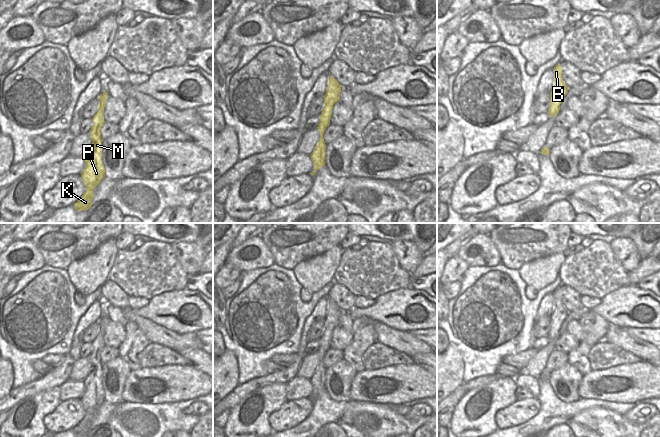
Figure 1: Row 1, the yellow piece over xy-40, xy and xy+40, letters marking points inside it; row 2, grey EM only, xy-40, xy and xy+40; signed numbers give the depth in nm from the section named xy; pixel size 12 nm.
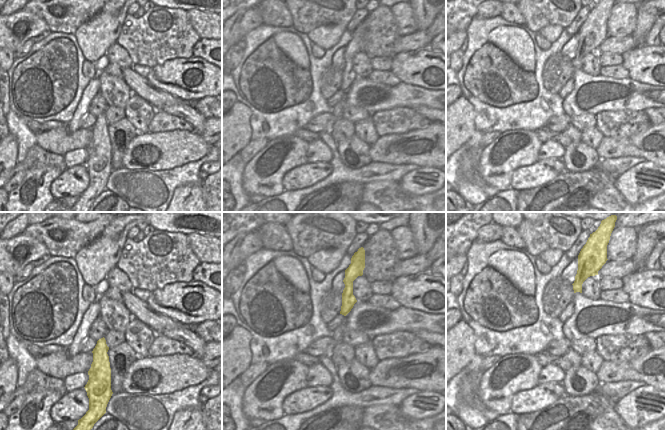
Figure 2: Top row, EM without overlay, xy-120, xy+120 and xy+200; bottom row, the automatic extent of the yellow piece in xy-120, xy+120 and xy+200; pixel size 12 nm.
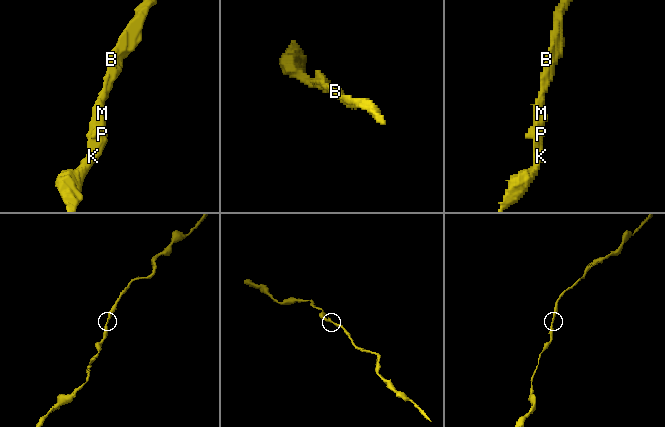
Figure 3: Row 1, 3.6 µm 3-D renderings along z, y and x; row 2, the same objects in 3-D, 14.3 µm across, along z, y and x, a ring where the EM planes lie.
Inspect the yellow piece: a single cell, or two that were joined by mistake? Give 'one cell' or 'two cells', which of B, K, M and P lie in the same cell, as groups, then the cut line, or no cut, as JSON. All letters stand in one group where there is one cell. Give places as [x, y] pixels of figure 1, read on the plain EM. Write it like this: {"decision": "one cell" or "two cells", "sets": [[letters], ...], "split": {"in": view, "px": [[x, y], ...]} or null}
{"decision": "one cell", "sets": [["B", "K", "M", "P"]], "split": null}

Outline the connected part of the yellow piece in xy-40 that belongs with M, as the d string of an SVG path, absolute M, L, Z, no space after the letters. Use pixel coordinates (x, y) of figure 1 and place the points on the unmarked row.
M104 314L98 321L98 335L93 340L93 349L90 353L90 362L92 369L89 375L83 380L85 385L85 391L81 396L82 405L85 410L85 416L80 423L74 427L74 431L77 435L88 434L93 428L92 423L94 421L94 412L105 401L105 393L102 387L102 363L101 363L101 351L105 347L104 345L104 331L108 321L108 317Z

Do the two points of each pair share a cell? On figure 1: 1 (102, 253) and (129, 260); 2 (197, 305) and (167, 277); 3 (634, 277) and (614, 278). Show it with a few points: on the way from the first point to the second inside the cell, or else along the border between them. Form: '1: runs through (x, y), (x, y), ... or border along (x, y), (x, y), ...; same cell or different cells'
1: border along (118, 249), (114, 264), (107, 278); different cells
2: border along (185, 286), (179, 290), (163, 291), (158, 295); different cells
3: border along (627, 272), (630, 284); different cells

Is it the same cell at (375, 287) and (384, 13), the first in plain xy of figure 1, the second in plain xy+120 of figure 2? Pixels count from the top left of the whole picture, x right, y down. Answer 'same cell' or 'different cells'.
same cell

